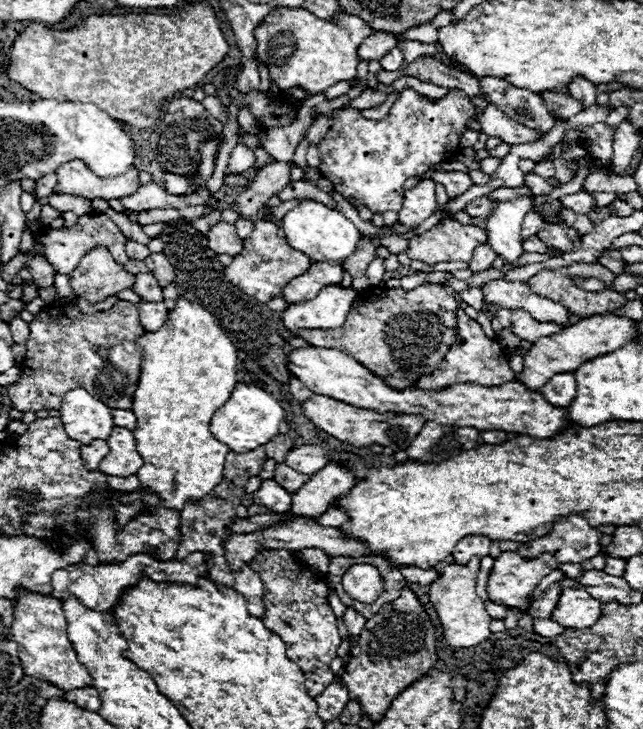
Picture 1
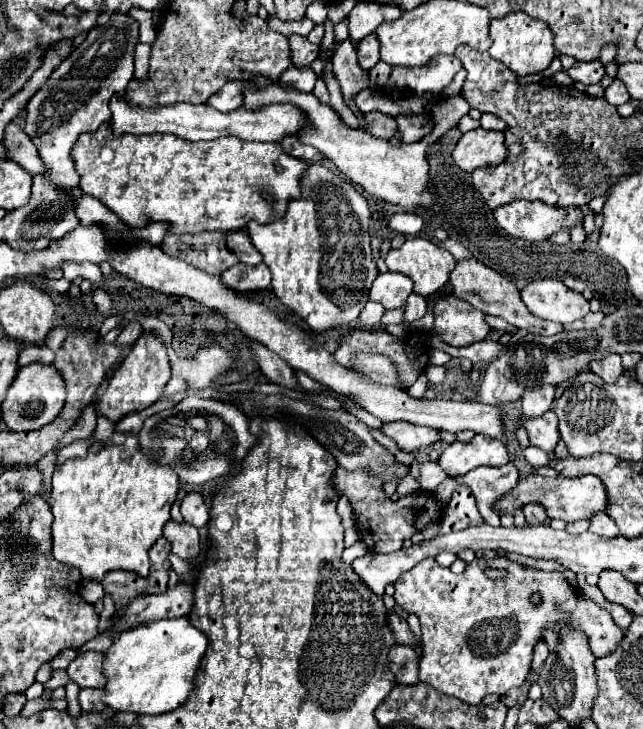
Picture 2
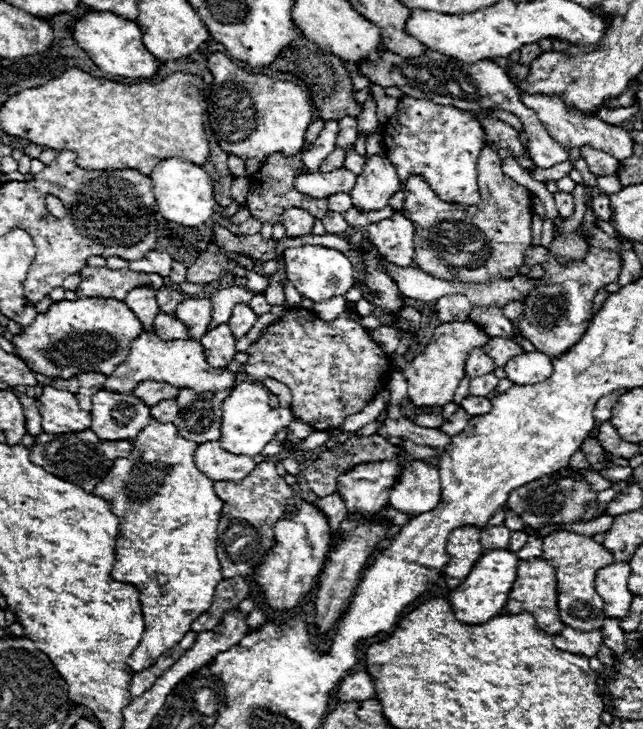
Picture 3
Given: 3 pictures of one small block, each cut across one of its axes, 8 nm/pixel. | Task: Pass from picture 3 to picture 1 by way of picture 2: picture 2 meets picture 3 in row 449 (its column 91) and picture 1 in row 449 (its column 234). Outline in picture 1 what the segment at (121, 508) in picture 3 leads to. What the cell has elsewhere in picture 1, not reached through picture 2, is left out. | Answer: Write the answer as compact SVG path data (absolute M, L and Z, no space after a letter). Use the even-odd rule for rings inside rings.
M178 298L176 308L168 312L166 326L156 332L144 332L138 338L138 346L142 348L142 374L132 412L138 422L134 436L138 438L138 452L144 464L136 476L142 488L156 492L164 500L166 508L182 510L186 500L198 500L210 494L222 480L224 458L230 450L222 442L216 442L208 428L214 412L224 406L236 386L236 348L212 314L186 298Z

